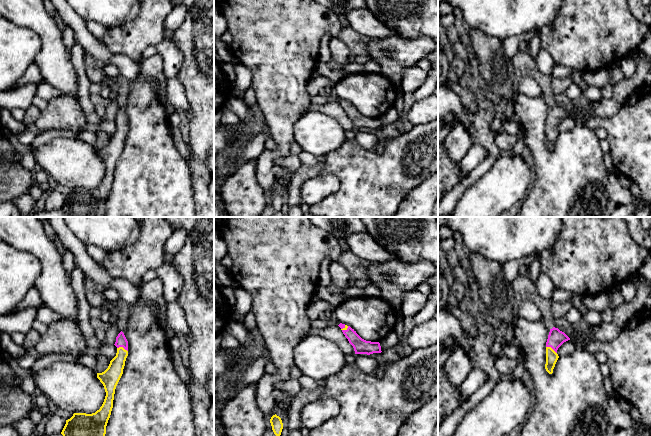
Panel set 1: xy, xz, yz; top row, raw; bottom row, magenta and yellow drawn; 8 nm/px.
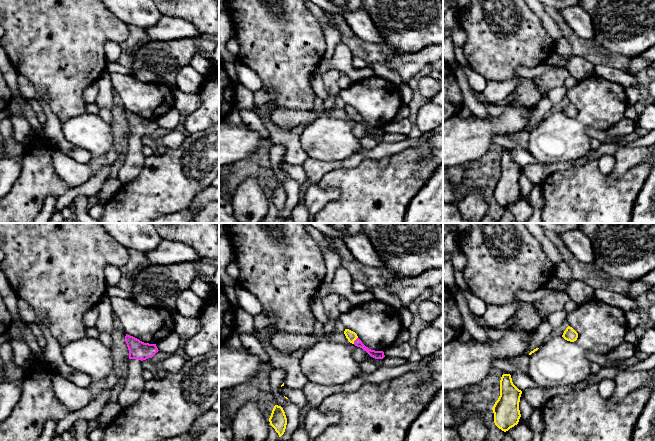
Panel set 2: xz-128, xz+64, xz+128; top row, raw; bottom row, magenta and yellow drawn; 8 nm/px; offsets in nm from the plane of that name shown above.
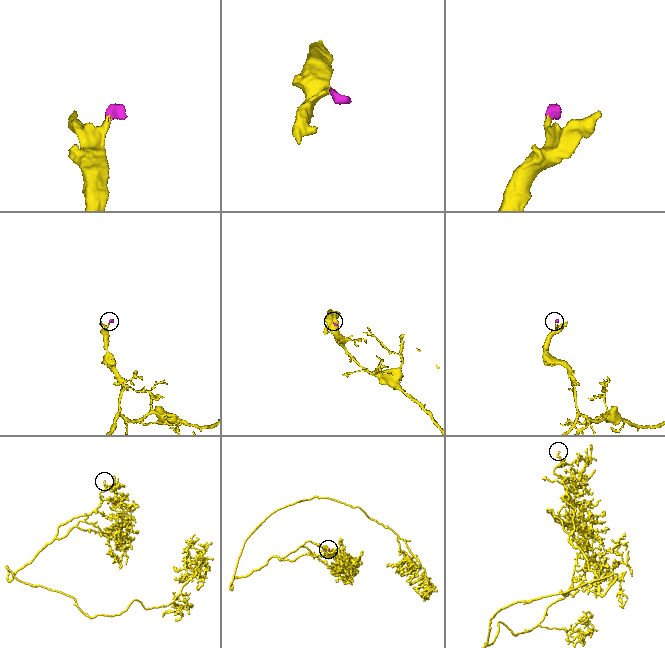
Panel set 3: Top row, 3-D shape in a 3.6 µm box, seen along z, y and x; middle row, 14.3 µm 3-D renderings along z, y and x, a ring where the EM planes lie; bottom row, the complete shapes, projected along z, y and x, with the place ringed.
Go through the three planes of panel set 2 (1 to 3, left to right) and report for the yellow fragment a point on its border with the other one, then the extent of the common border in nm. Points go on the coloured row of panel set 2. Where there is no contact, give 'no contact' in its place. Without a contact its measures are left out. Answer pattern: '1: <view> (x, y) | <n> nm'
1: no contact
2: xz+64 (355, 340) | 70 nm
3: no contact

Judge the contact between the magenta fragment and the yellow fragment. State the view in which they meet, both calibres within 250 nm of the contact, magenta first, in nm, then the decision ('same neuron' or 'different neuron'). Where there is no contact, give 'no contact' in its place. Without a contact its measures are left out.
meets magenta in xy; 90 nm thick on the magenta side, 140 nm on the other; same neuron

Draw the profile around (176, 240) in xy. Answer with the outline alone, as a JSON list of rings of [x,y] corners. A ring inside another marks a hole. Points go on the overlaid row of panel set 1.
[[[185,230],[173,231],[172,235],[166,240],[164,244],[165,259],[171,259],[177,251],[184,245],[186,239]]]

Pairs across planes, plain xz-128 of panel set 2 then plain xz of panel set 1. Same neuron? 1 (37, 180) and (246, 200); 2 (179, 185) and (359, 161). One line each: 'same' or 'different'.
1: same
2: same

